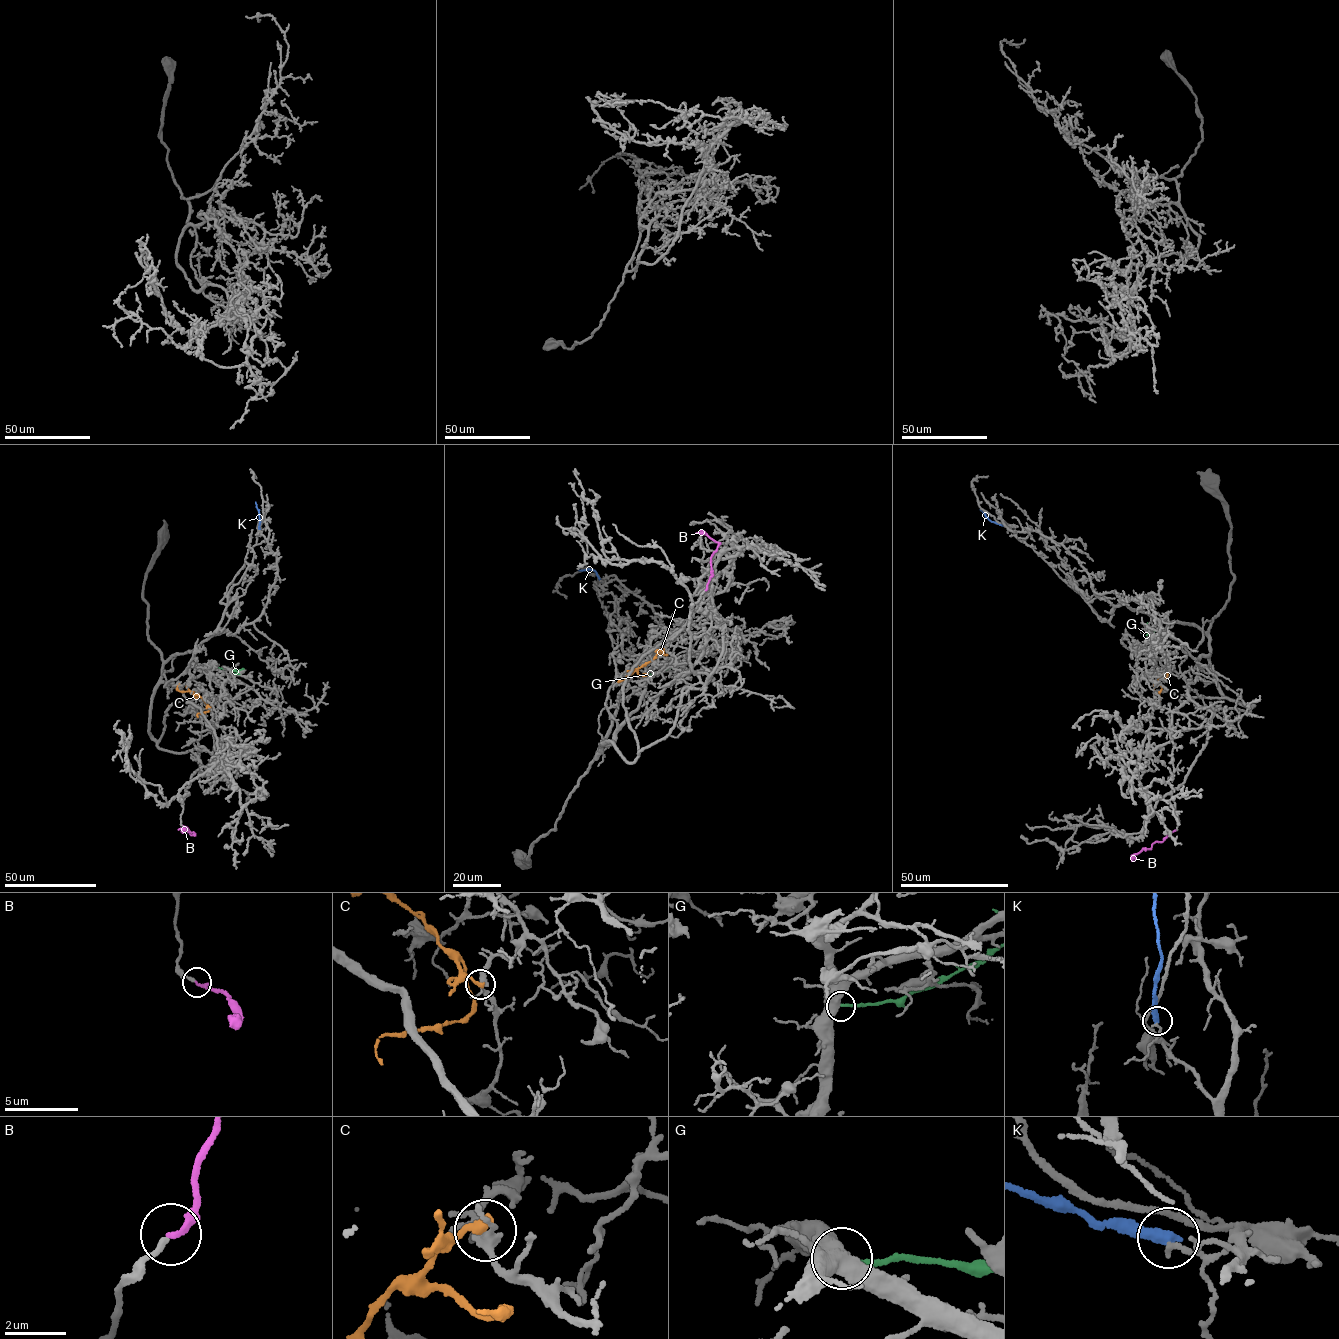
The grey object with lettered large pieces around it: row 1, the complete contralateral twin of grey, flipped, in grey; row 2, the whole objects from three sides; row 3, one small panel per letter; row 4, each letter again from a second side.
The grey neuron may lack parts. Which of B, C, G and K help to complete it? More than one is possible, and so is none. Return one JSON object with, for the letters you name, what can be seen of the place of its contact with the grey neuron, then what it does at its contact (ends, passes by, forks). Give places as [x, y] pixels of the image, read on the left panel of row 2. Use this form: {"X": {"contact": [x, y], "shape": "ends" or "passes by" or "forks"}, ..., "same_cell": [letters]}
{"B": {"contact": [183, 826], "shape": "ends"}, "same_cell": ["B"]}

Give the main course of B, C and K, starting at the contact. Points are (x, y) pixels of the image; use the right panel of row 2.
B: (1175, 830), (1160, 842), (1152, 844), (1150, 849), (1134, 854), (1132, 860)
C: (1154, 685), (1157, 677), (1165, 679), (1161, 673)
K: (1005, 525), (990, 521), (980, 509)

